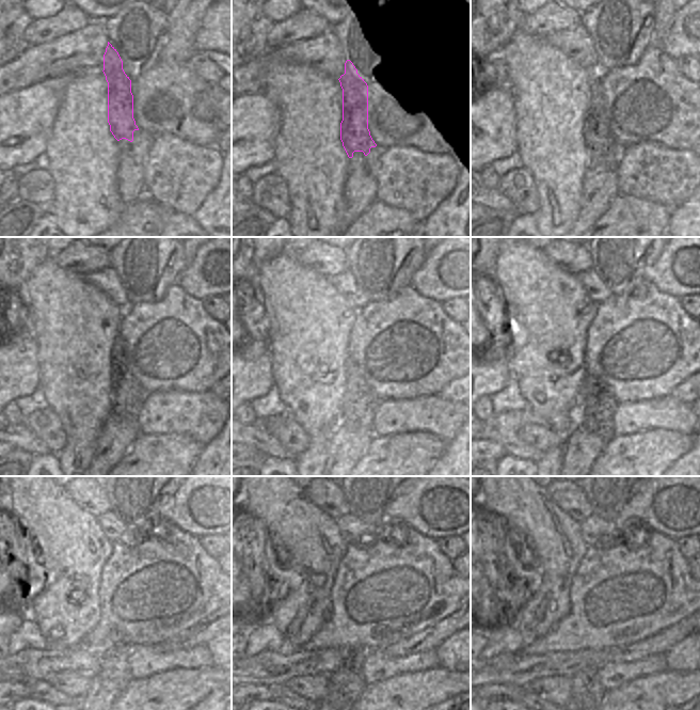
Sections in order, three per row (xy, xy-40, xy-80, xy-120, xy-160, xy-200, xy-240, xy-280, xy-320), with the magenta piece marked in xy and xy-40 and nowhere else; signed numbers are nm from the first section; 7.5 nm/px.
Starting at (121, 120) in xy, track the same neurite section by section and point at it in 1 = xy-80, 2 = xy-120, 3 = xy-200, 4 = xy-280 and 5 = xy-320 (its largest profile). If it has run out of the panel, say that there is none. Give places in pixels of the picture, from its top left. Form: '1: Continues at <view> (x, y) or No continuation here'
1: Continues at xy-80 (599, 140)
2: Continues at xy-120 (127, 396)
3: Continues at xy-200 (595, 408)
4: Continues at xy-280 (348, 680)
5: Continues at xy-320 (586, 690).

